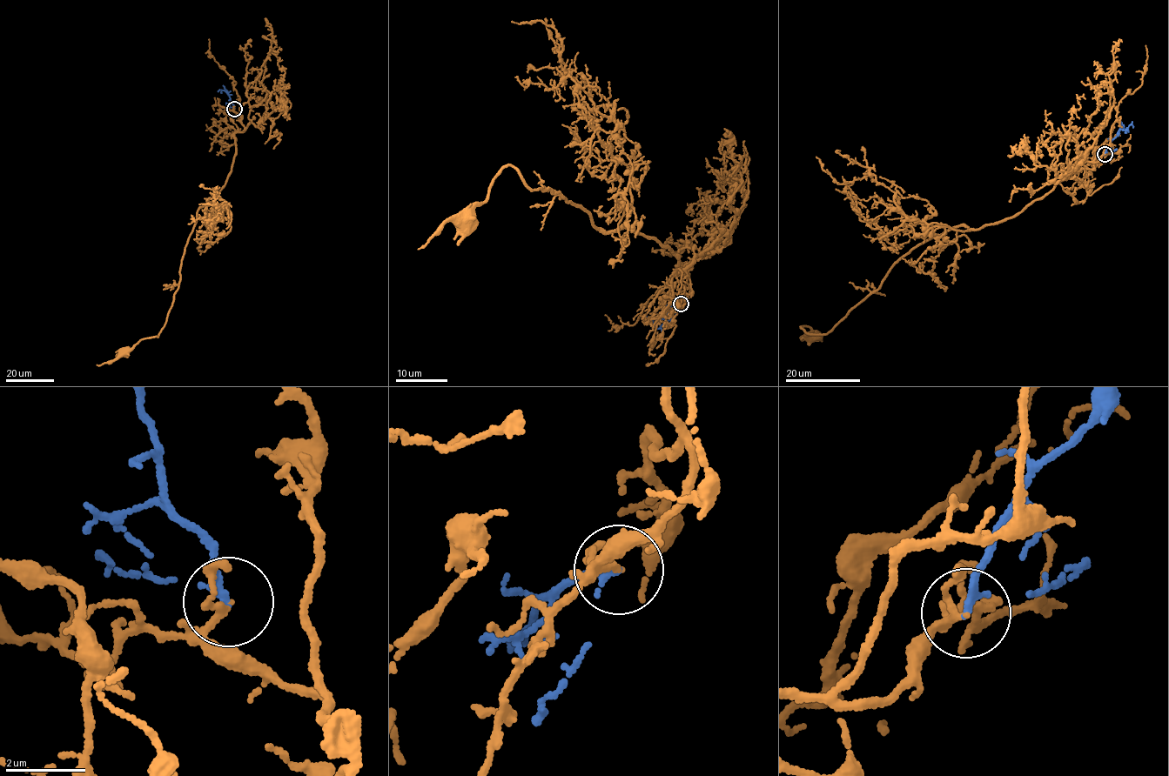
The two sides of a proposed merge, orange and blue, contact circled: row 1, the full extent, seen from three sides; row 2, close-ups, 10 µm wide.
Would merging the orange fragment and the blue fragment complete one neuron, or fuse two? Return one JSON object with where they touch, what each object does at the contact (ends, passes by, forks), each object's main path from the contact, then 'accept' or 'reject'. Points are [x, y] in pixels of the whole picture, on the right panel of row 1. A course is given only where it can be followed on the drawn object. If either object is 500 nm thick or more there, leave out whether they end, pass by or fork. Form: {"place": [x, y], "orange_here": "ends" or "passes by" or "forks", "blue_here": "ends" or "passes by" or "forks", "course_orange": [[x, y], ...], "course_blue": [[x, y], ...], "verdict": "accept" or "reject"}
{"place": [1105, 154], "orange_here": "passes by", "blue_here": "ends", "course_orange": [[1105, 154], [999, 223], [961, 224], [917, 245], [829, 331], [800, 325], [815, 338]], "course_blue": [[1105, 154], [1110, 142], [1121, 130], [1126, 130], [1132, 124], [1133, 128]], "verdict": "accept"}

